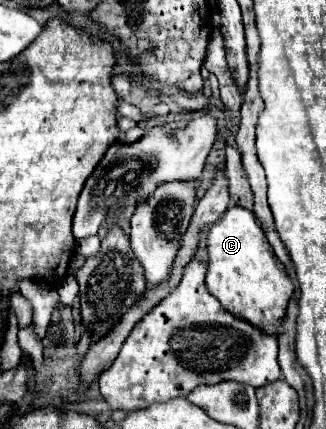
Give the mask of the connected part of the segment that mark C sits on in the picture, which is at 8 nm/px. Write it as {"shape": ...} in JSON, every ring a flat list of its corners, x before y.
{"shape":[[240,204,230,206,218,222,208,228,206,236,208,272,206,288,234,316,248,320,264,332,278,334,286,304,294,294,294,284,284,266,274,256,252,210]]}

